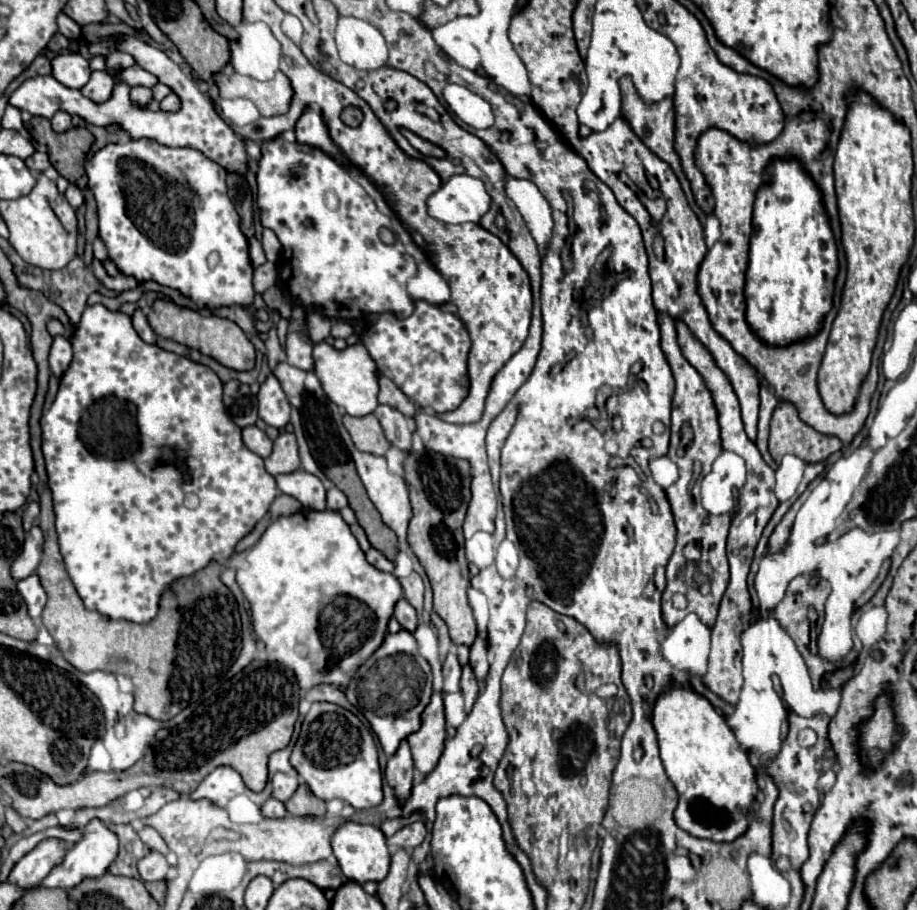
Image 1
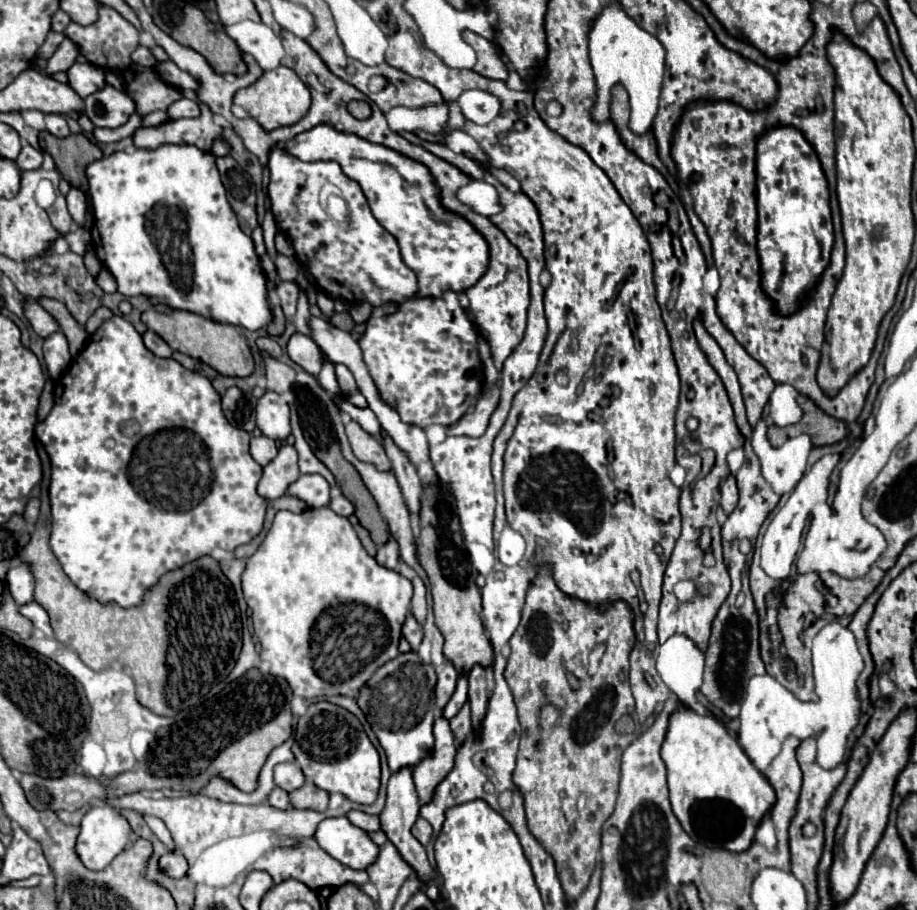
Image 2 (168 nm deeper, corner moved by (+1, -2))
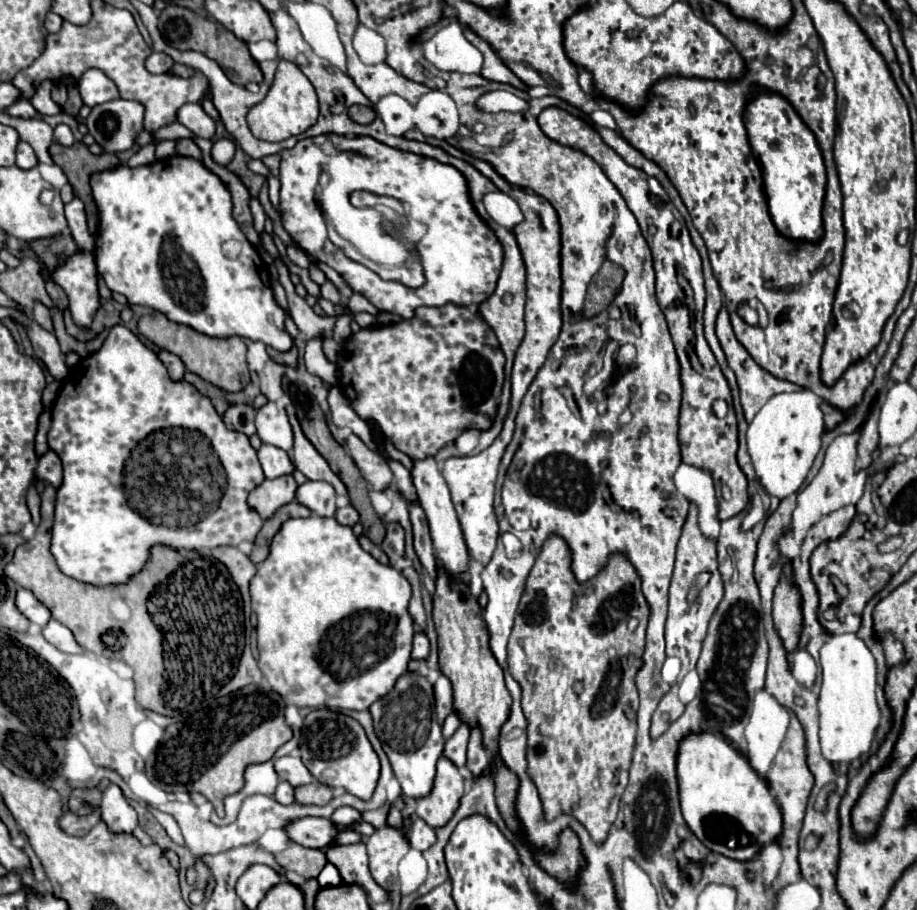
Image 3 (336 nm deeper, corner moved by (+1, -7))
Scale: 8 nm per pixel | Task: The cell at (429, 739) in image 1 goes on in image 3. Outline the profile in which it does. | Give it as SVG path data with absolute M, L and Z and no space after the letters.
M440 758L432 794L416 800L416 814L432 828L444 826L458 808L458 800L464 794L464 780L448 758Z

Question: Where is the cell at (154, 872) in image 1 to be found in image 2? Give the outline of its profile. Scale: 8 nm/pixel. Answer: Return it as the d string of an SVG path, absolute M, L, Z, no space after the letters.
M168 853L160 859L160 867L170 875L170 877L184 877L188 873L188 861L184 859L182 853Z

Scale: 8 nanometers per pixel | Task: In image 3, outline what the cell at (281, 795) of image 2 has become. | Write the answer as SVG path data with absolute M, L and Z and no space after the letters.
M280 782L274 792L274 798L280 804L292 804L294 802L294 788L288 782Z

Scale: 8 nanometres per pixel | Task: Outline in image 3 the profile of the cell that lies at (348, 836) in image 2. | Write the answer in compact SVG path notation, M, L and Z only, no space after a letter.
M302 818L288 824L284 830L296 844L318 850L332 848L338 836L338 826L330 818Z

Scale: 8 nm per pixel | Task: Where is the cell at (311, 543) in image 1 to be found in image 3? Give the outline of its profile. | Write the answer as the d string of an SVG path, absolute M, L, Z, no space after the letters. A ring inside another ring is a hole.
M308 516L308 518L288 518L276 532L276 536L270 542L270 554L264 562L258 564L258 570L250 582L250 596L252 596L252 610L258 616L258 666L262 674L268 678L274 692L278 692L286 704L294 704L298 708L344 708L344 710L368 710L368 706L392 690L398 676L406 672L410 650L412 650L412 616L408 614L408 602L412 596L410 582L392 566L384 566L378 560L374 560L368 552L364 552L358 544L358 538L354 536L350 526L340 526L336 518L322 518L322 516ZM348 658L356 668L348 668Z

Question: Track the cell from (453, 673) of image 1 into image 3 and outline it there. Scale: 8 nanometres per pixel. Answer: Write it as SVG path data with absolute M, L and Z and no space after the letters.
M442 674L438 682L434 684L434 698L436 698L436 716L442 724L444 718L454 710L454 694L452 694L452 682Z

